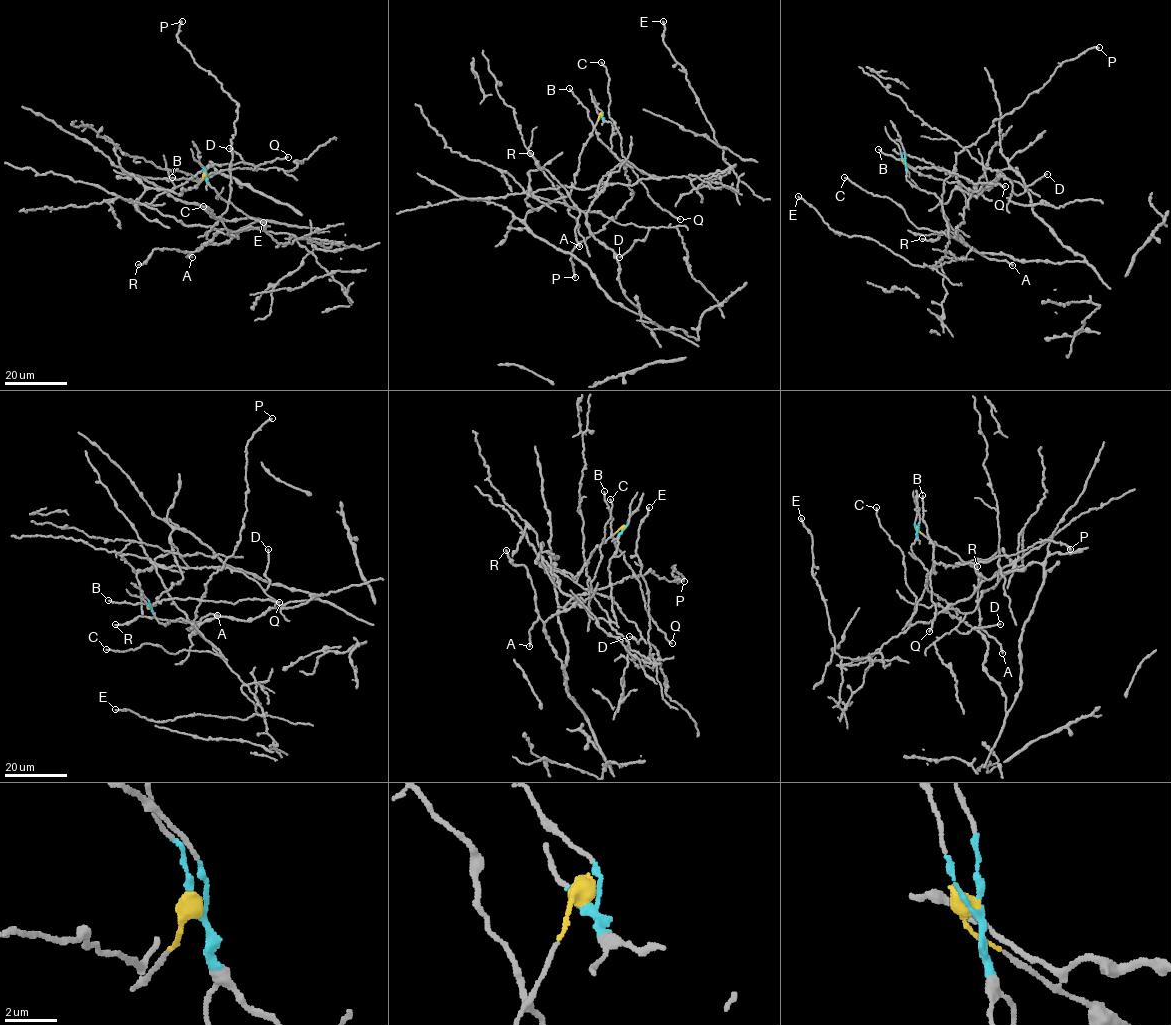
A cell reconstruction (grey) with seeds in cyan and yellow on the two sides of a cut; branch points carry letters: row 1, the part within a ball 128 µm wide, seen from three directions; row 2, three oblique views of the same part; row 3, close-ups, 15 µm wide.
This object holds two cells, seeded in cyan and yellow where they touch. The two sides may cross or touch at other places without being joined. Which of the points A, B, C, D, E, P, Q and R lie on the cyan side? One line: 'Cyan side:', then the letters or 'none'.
Cyan side: B, C, D, E, P, Q

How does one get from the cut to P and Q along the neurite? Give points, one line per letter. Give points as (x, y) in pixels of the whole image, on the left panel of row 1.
P: (204, 175), (216, 197), (228, 200), (231, 141), (238, 106), (178, 41), (181, 21)
Q: (204, 175), (216, 197), (226, 201), (230, 197), (233, 169), (254, 169), (261, 164), (288, 156)

